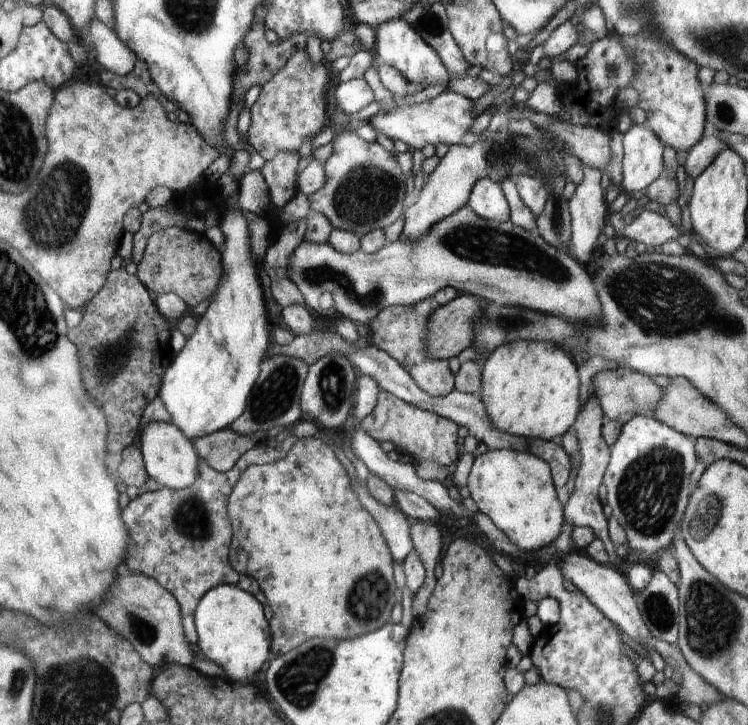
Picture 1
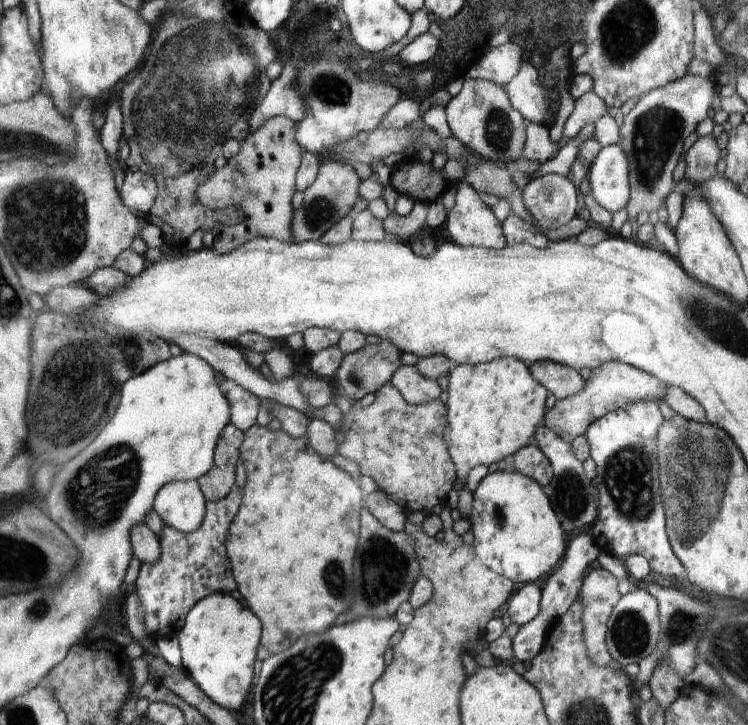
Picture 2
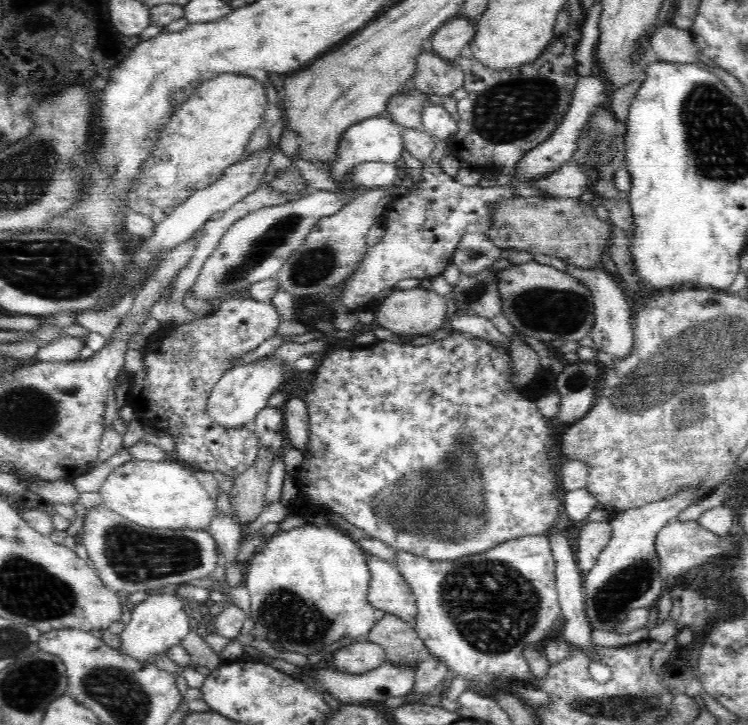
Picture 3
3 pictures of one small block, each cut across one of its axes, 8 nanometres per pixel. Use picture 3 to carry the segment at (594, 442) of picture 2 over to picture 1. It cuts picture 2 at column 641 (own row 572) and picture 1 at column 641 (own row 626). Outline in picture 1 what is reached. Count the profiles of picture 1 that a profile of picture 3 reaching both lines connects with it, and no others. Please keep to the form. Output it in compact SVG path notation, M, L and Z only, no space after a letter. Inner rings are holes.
M649 413L636 415L623 424L619 439L609 449L610 458L603 483L607 488L606 500L612 507L612 516L626 531L628 548L652 558L658 550L671 548L674 544L675 528L680 526L690 496L690 474L698 462L694 440Z

